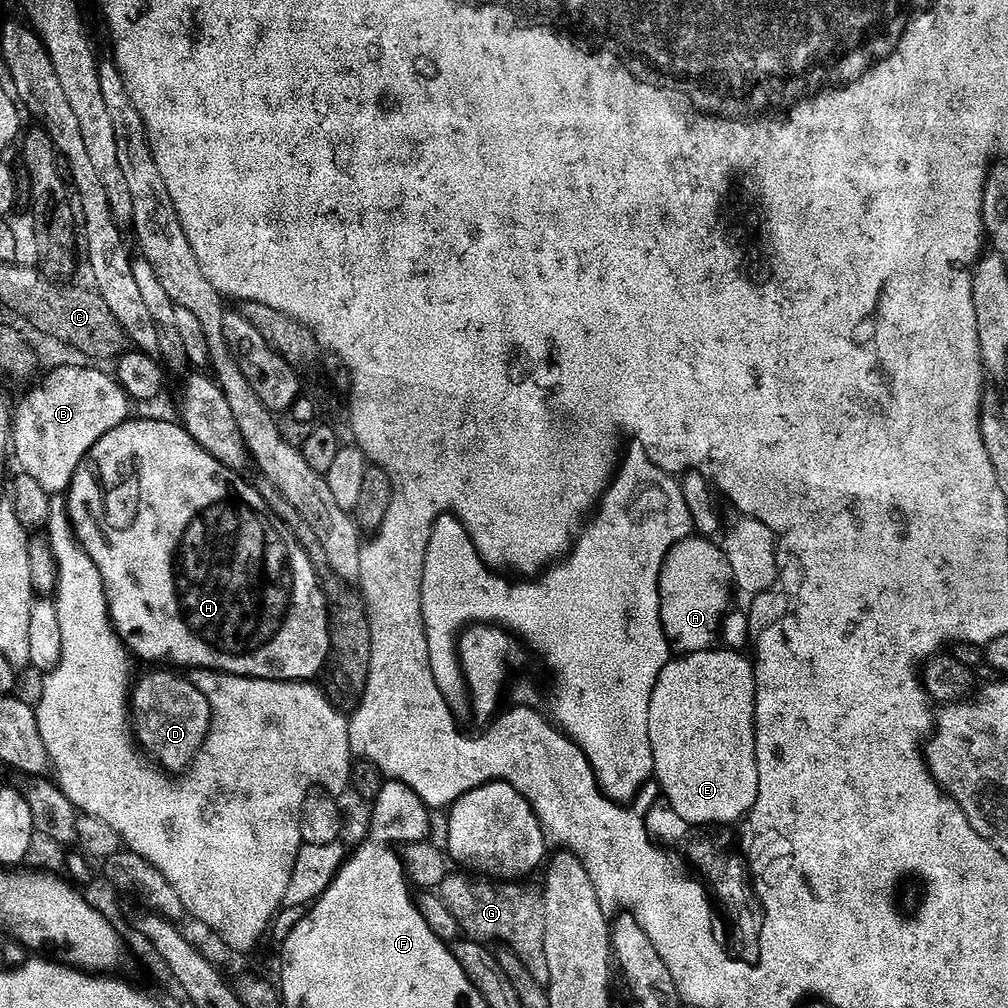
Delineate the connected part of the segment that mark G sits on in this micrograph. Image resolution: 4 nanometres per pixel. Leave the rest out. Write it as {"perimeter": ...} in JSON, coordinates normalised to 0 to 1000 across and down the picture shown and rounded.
{"perimeter":[[[445,867],[435,882],[437,894],[452,912],[457,926],[465,933],[474,933],[484,938],[496,938],[505,940],[531,972],[543,973],[539,888],[533,882],[531,885],[528,881],[519,881],[520,877],[516,875],[489,875],[484,871],[458,868],[460,869]]]}

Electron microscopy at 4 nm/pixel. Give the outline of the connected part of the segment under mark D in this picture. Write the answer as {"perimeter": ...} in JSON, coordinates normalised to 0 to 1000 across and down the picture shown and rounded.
{"perimeter":[[[151,665],[148,671],[143,671],[134,676],[129,687],[129,714],[133,719],[133,730],[138,741],[160,763],[177,768],[186,763],[198,747],[198,742],[206,730],[206,724],[210,719],[210,701],[204,696],[204,690],[190,680],[189,674],[183,675],[171,665]]]}

